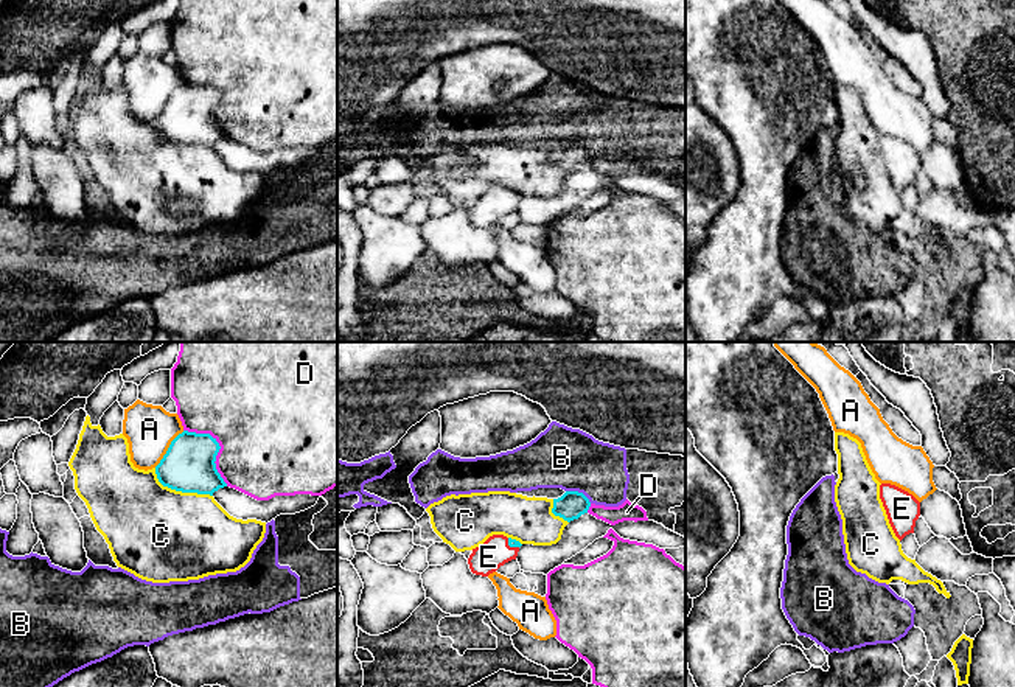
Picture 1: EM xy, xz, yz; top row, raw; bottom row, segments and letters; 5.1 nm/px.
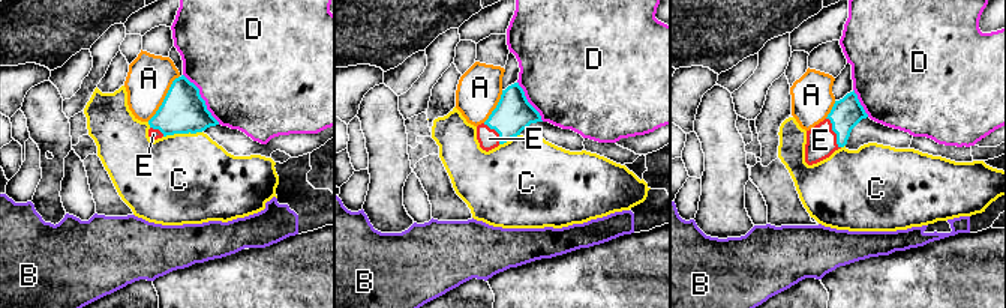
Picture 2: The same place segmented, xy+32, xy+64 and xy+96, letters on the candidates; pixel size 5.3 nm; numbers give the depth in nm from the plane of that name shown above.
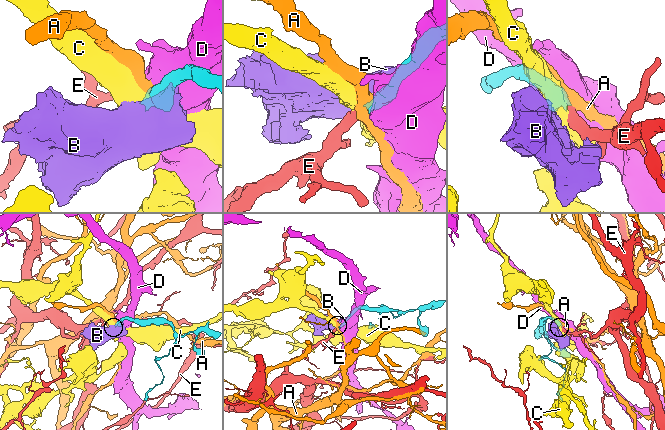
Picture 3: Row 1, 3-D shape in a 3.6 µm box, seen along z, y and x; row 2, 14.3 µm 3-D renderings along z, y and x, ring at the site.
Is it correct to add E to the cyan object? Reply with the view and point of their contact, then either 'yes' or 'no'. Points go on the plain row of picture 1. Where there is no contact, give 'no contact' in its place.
contact xz (510, 198); yes

